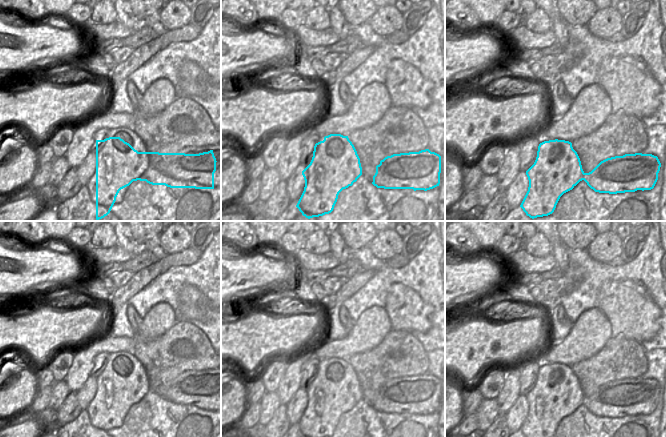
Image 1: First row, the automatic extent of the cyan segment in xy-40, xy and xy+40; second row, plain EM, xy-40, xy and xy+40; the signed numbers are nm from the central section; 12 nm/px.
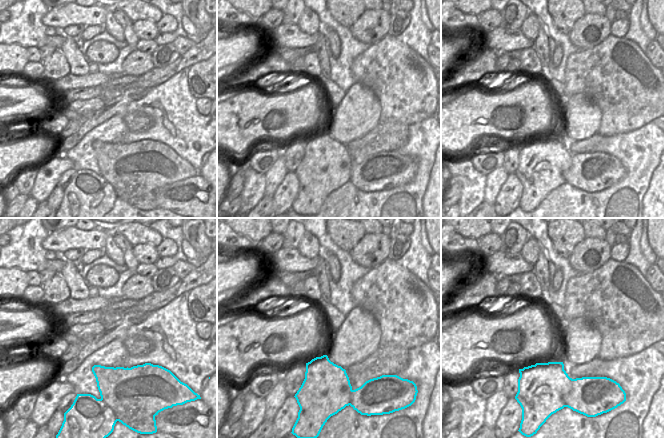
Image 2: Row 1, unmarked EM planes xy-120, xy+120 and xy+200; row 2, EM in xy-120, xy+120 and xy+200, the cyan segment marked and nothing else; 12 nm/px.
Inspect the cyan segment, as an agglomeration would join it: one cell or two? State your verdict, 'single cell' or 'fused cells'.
fused cells

